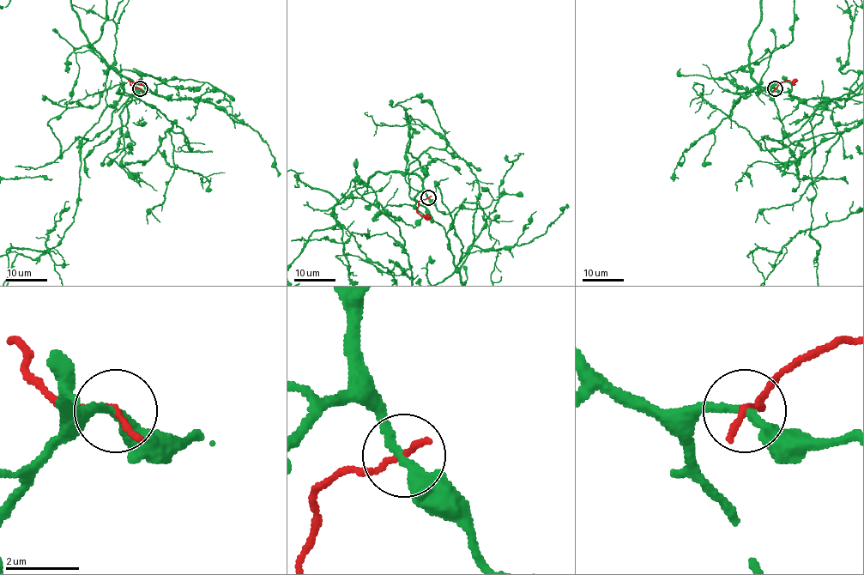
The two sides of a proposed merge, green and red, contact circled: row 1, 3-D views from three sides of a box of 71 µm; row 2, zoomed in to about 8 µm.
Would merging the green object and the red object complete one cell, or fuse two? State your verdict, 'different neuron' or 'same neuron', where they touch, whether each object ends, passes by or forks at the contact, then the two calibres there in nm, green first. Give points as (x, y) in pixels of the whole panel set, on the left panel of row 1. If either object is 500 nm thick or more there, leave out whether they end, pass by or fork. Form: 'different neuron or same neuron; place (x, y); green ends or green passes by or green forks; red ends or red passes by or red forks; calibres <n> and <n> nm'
different neuron; place (140, 88); green passes by; red ends; calibres 260 and 200 nm

